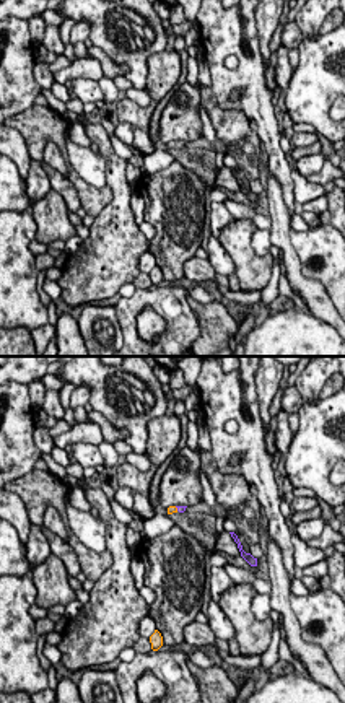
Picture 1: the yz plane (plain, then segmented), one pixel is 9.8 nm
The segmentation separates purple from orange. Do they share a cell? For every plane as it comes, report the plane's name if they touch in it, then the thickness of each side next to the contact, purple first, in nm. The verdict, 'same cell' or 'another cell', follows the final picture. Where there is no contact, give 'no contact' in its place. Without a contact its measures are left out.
contact in yz; calibres 60 and 70 nm

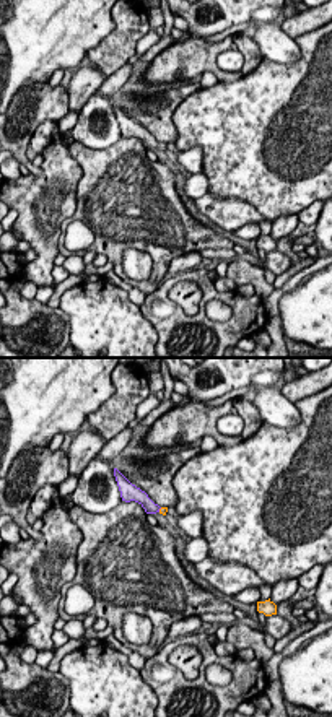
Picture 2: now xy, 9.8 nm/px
contact in xy; calibres 130 and 70 nm

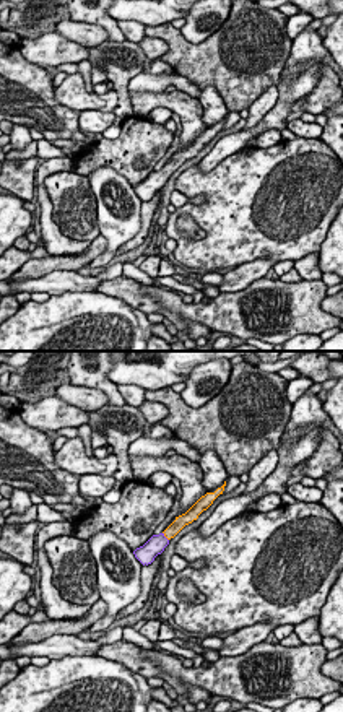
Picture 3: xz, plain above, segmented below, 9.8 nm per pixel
contact in xz; calibres 190 and 120 nm

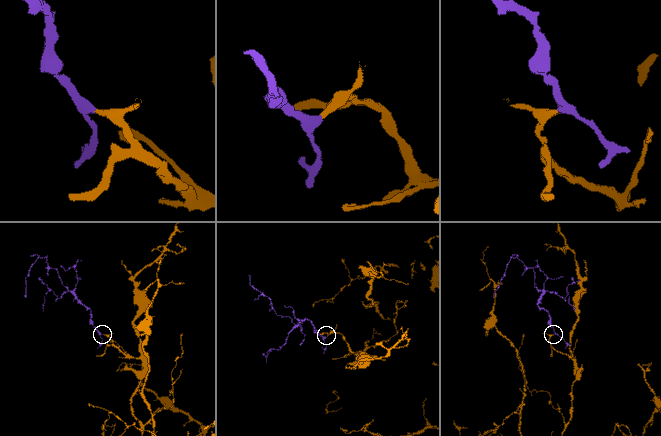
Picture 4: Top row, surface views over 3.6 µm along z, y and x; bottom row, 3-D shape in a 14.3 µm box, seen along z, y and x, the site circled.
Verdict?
same cell

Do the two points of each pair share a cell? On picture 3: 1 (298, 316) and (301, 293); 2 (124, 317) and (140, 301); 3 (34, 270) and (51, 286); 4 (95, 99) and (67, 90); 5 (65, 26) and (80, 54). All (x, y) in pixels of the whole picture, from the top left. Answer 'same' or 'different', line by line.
1: same
2: different
3: different
4: same
5: different

